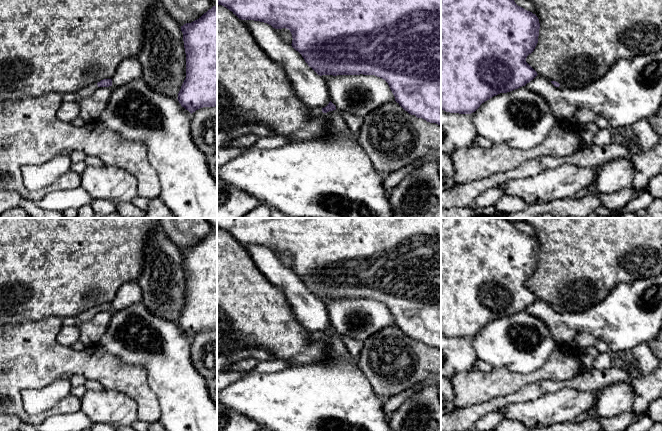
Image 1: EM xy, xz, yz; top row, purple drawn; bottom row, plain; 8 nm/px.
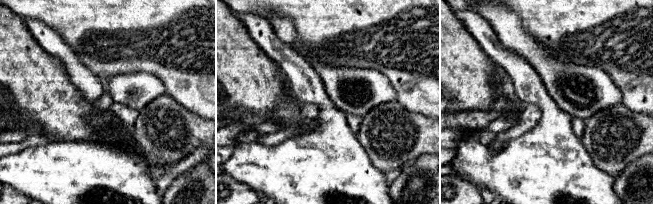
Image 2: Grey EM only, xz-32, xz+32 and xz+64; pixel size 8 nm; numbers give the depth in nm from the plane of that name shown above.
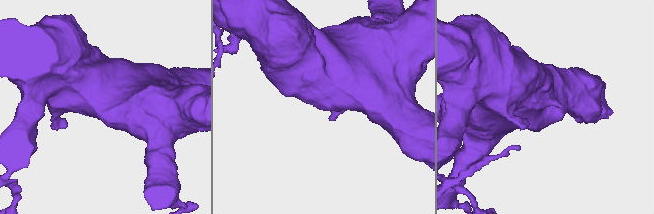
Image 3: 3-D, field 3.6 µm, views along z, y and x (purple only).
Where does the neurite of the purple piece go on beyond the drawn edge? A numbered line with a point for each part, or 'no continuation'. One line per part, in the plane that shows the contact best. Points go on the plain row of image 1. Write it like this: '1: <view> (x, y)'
1: xz (315, 335)

